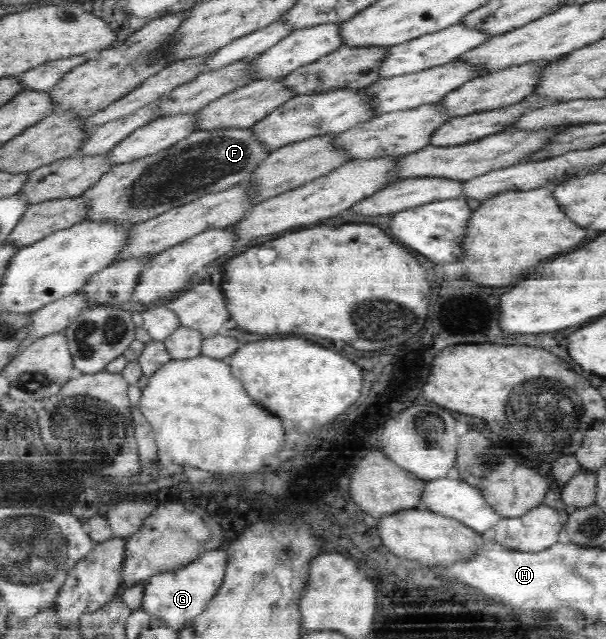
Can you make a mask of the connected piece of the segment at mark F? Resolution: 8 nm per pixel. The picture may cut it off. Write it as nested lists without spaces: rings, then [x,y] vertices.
[[[216,126],[178,141],[166,149],[119,163],[108,175],[84,194],[92,198],[88,218],[126,218],[134,222],[194,201],[205,193],[226,189],[236,182],[251,179],[262,161],[272,153],[268,142],[260,140],[251,126]]]

